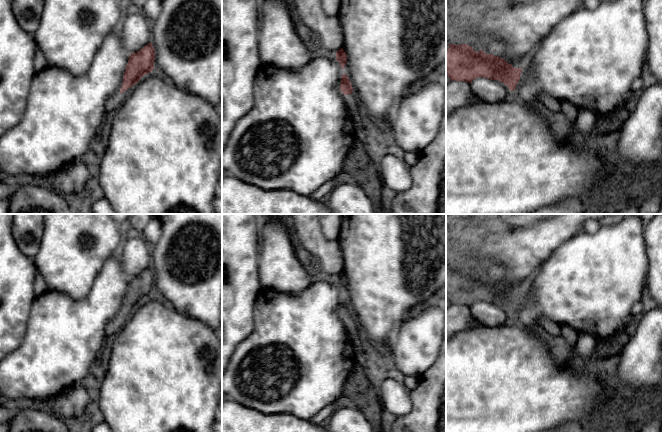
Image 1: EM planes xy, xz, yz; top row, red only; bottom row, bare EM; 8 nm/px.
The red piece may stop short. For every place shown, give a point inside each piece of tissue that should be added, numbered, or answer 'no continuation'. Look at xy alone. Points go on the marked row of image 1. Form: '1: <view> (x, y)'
1: xy (114, 102)

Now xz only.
1: xz (351, 100)

